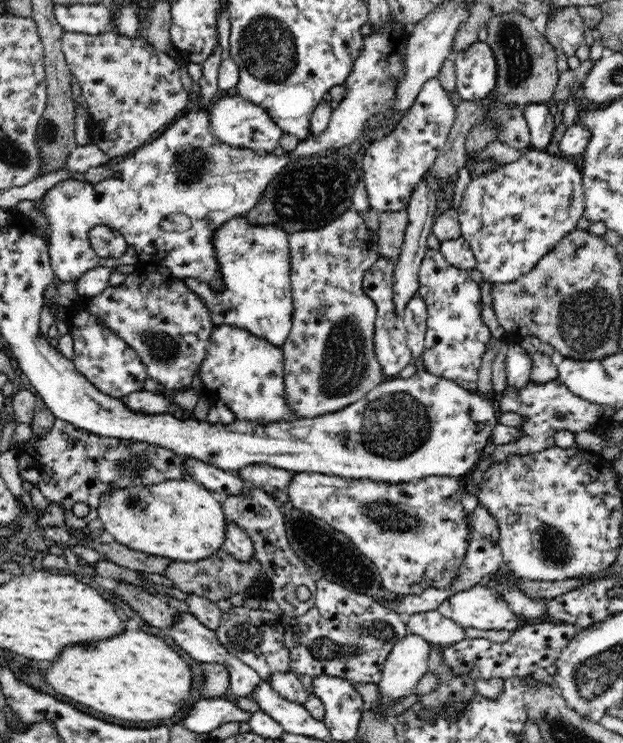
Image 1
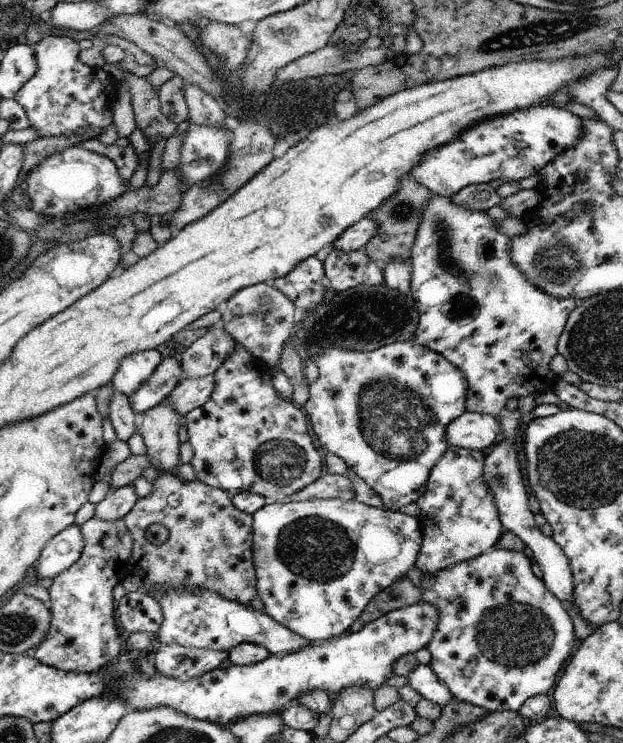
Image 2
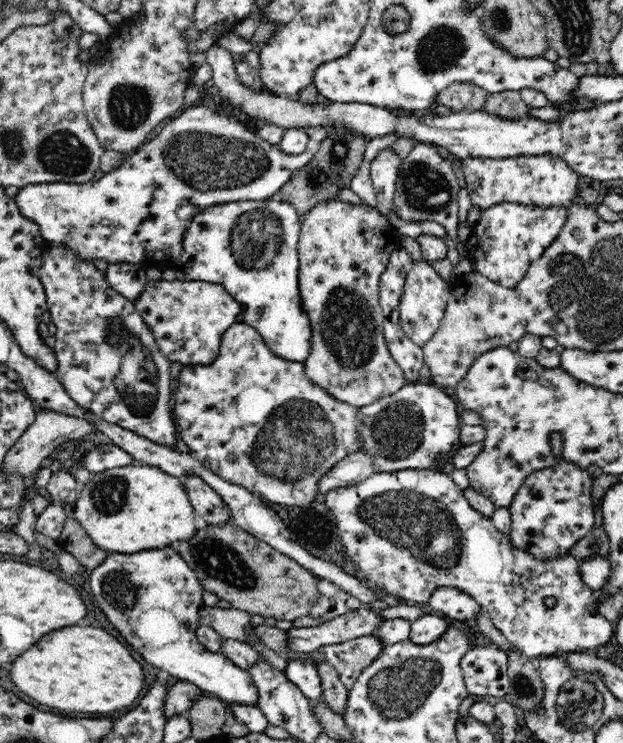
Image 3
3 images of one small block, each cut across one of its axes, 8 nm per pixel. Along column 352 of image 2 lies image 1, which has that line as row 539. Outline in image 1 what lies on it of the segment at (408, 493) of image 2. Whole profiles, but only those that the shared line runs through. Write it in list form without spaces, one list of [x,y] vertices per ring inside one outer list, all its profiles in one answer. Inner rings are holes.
[[[301,472],[296,473],[295,477],[291,480],[288,487],[288,496],[290,496],[289,502],[306,513],[312,514],[315,518],[324,520],[326,525],[332,526],[335,530],[342,532],[345,536],[350,538],[350,541],[356,545],[356,548],[360,550],[363,556],[368,556],[368,559],[377,567],[380,574],[380,581],[386,590],[394,592],[394,594],[400,596],[404,595],[417,595],[423,590],[434,589],[449,589],[460,570],[462,570],[462,564],[466,560],[466,552],[468,552],[468,545],[475,537],[474,528],[472,528],[471,519],[469,515],[464,511],[462,505],[462,491],[465,488],[467,482],[460,482],[458,477],[452,476],[433,476],[426,478],[418,478],[410,480],[410,482],[378,482],[370,479],[347,479],[344,477],[330,476],[329,474]]]

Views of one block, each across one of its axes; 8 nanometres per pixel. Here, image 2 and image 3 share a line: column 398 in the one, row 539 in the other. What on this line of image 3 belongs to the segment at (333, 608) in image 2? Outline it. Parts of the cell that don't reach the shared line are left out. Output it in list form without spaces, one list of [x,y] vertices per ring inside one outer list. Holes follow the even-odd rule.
[[[561,461],[526,477],[509,507],[513,545],[542,561],[567,556],[570,548],[594,528],[592,482],[587,469]]]

